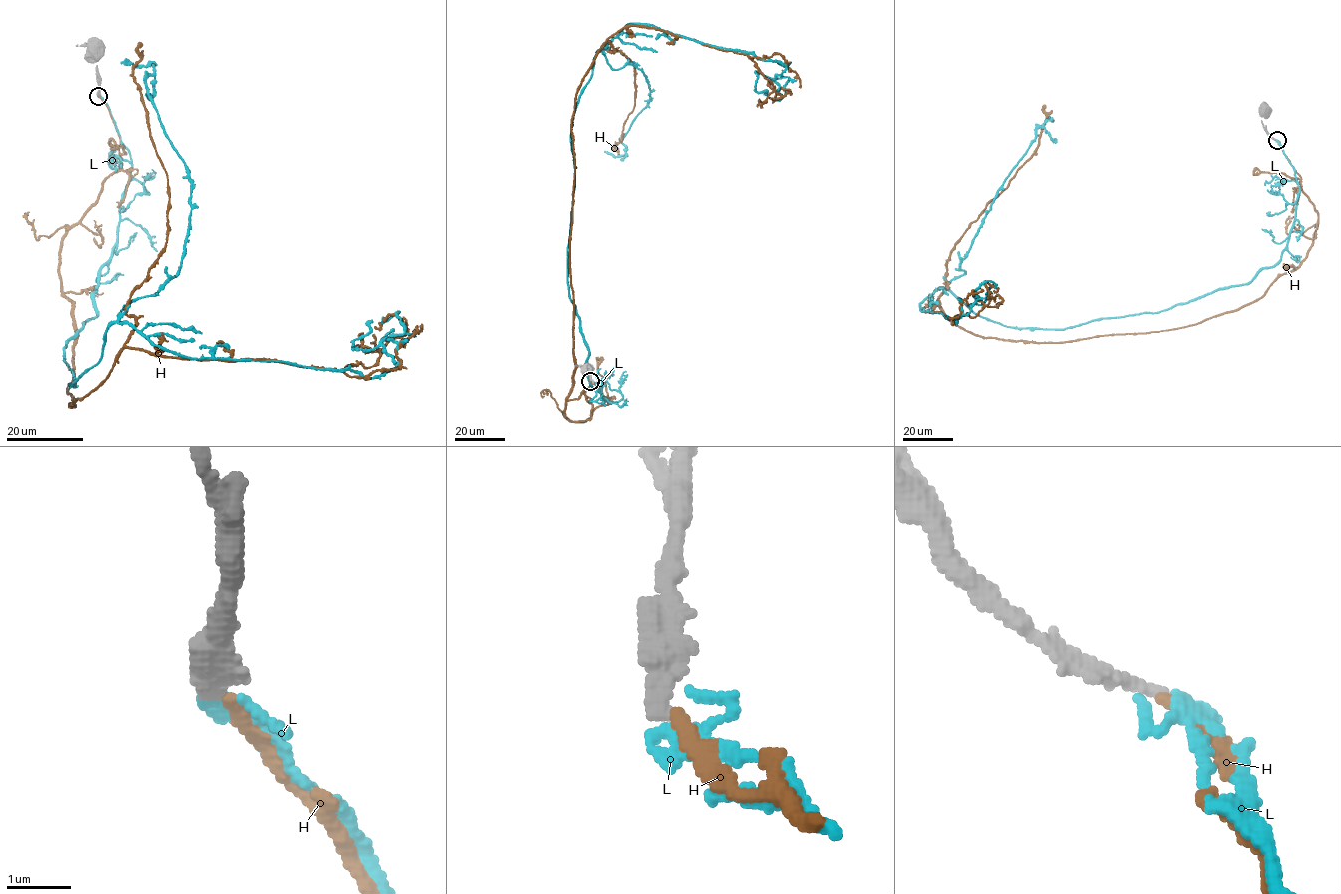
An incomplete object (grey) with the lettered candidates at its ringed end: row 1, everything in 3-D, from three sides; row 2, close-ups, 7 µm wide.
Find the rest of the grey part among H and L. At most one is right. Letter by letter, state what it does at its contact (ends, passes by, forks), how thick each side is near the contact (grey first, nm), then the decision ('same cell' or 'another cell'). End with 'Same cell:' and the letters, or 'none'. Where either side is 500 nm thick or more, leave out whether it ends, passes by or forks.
H: it ends | 300/200 nm | another cell
L: it passes by | 260/190 nm | same cell
Same cell: L

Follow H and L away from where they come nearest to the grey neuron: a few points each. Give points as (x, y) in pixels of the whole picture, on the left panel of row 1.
H: (99, 95), (121, 167), (63, 240), (69, 404), (124, 348), (343, 370), (406, 331), (392, 313), (374, 327)
L: (98, 95), (130, 179), (69, 385), (116, 322), (195, 358), (378, 377), (399, 363), (353, 348), (372, 320)

